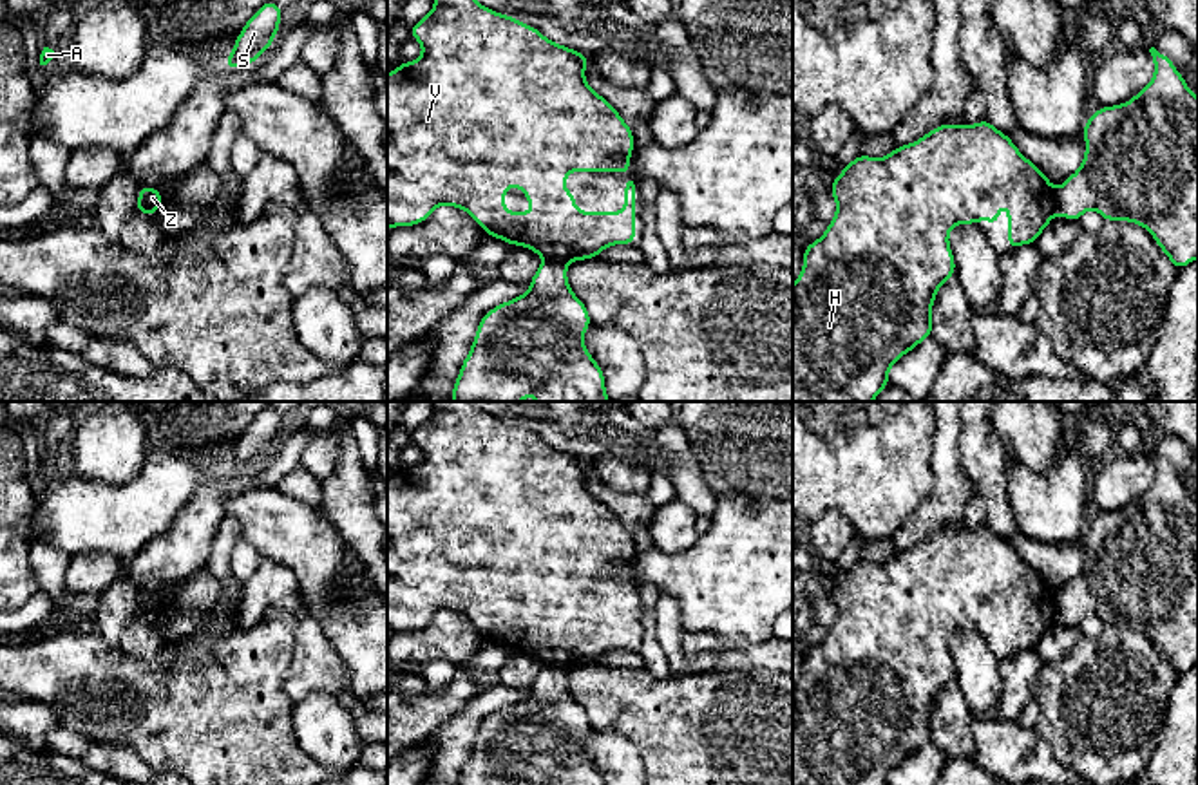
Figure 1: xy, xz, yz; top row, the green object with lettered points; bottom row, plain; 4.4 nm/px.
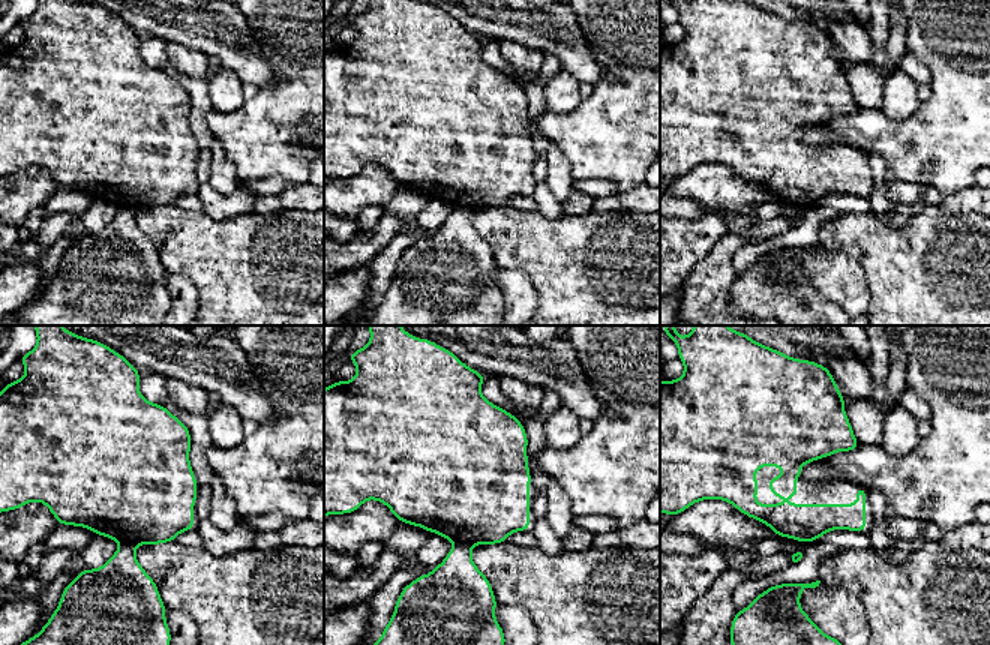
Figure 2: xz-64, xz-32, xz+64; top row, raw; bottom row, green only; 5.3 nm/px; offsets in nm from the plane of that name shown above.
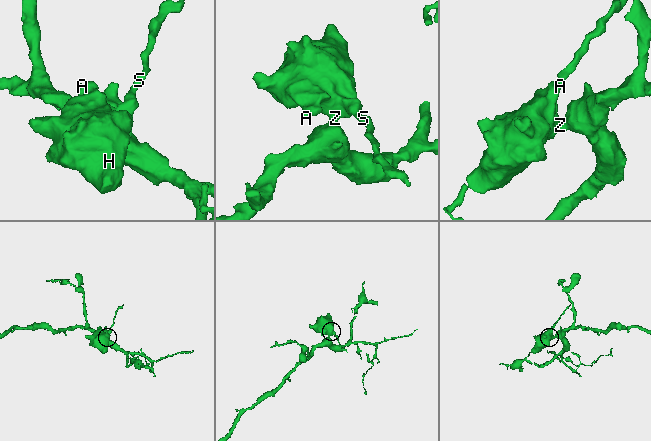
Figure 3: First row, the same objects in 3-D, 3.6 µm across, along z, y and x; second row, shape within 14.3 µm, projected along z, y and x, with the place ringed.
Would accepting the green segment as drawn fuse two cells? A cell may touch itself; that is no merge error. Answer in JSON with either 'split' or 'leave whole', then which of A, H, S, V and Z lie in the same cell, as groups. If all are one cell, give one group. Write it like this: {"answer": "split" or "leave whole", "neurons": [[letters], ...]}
{"answer": "split", "neurons": [["A", "H", "S", "V"], ["Z"]]}

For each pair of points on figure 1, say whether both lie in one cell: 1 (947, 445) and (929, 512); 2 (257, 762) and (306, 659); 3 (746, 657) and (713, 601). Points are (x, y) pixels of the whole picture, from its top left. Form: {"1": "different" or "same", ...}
{"1": "same", "2": "different", "3": "different"}

